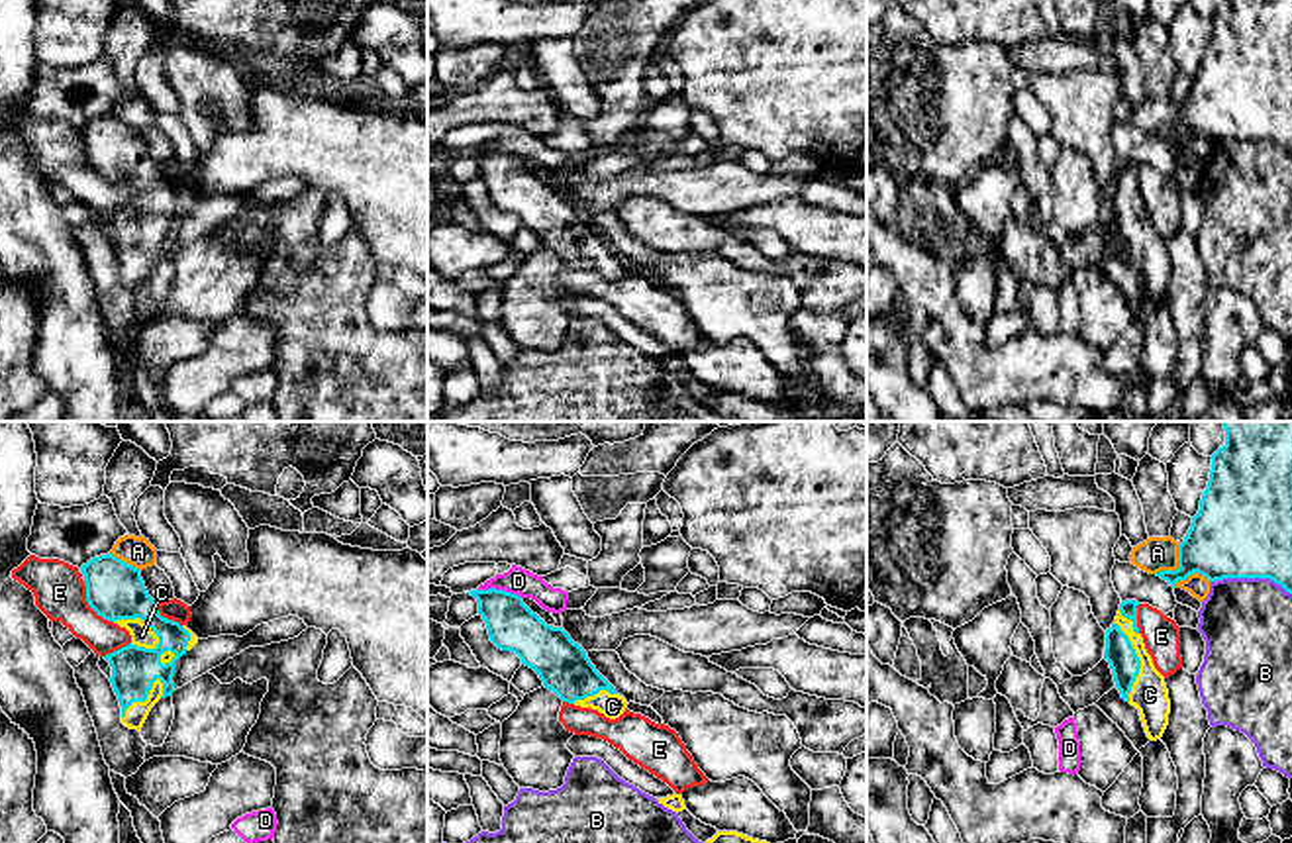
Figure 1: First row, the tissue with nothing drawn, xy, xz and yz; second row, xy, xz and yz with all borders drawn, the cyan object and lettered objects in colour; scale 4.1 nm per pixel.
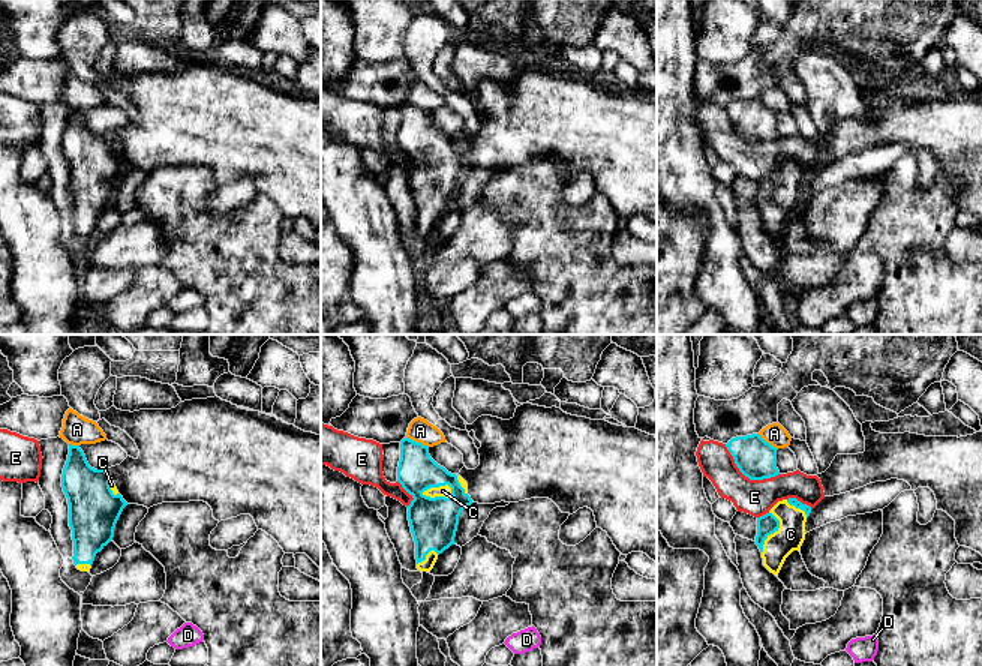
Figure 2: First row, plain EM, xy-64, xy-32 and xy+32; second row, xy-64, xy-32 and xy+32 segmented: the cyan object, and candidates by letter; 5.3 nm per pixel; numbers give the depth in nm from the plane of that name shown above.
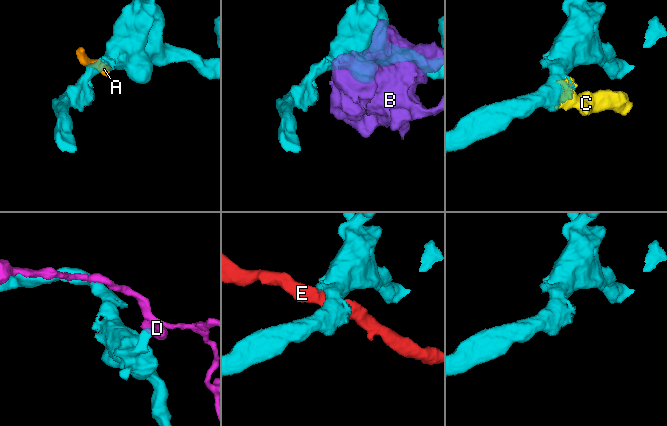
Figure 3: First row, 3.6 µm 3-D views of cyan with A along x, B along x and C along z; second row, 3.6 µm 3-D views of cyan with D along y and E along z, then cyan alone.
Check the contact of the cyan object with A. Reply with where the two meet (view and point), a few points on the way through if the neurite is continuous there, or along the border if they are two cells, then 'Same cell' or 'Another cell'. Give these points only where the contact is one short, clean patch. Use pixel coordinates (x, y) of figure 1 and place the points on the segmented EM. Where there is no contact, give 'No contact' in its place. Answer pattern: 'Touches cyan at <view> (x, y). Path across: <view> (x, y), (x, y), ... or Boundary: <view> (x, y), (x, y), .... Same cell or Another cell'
Touches cyan at yz (1179, 567). Boundary: yz (1179, 544), (1179, 565), (1155, 573). Another cell

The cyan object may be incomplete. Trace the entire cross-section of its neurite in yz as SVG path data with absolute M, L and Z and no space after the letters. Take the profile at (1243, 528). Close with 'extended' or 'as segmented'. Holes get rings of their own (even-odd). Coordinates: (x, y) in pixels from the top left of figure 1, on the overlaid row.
M1221 422L1225 445L1212 455L1200 510L1182 543L1178 569L1157 576L1172 588L1198 572L1223 578L1270 578L1292 594L1292 422Z; as segmented

